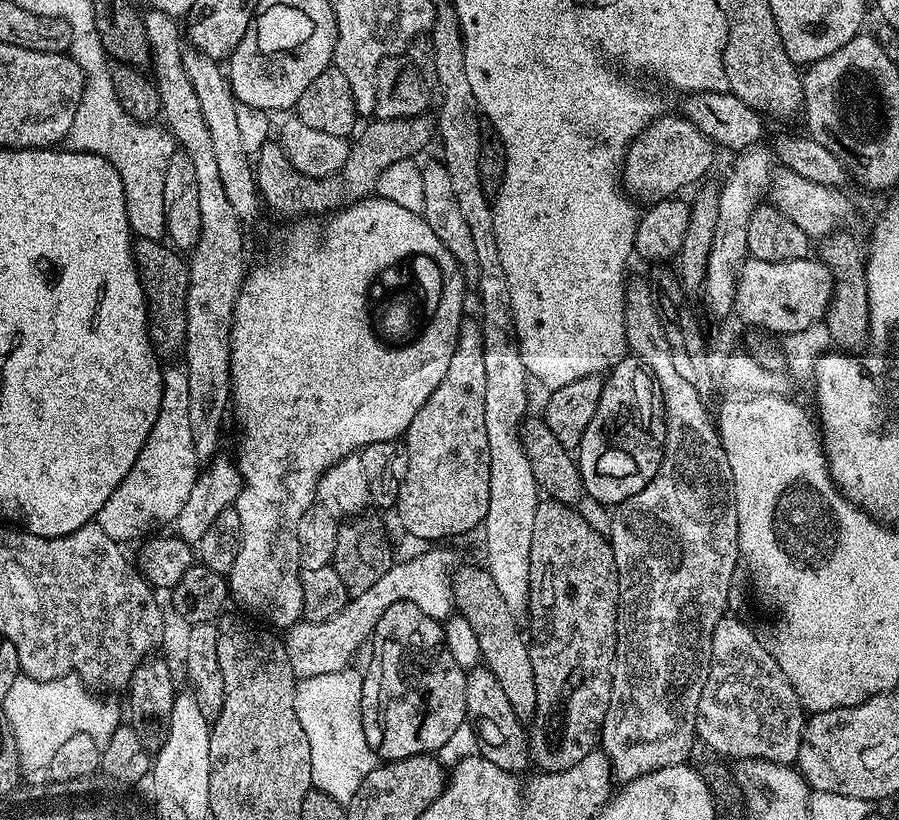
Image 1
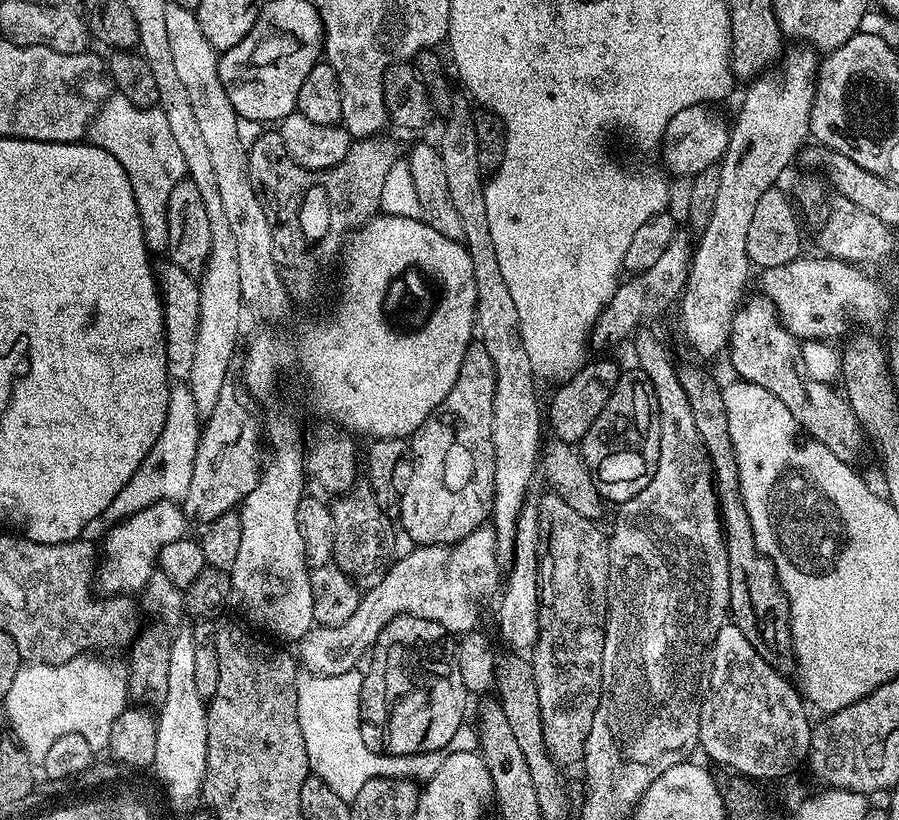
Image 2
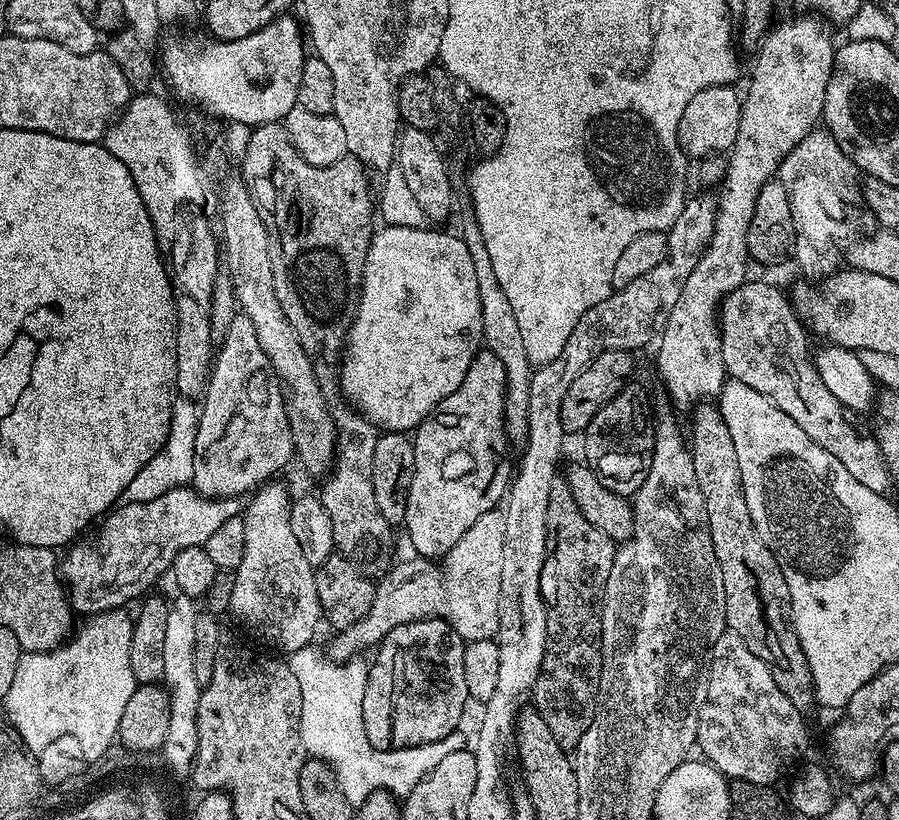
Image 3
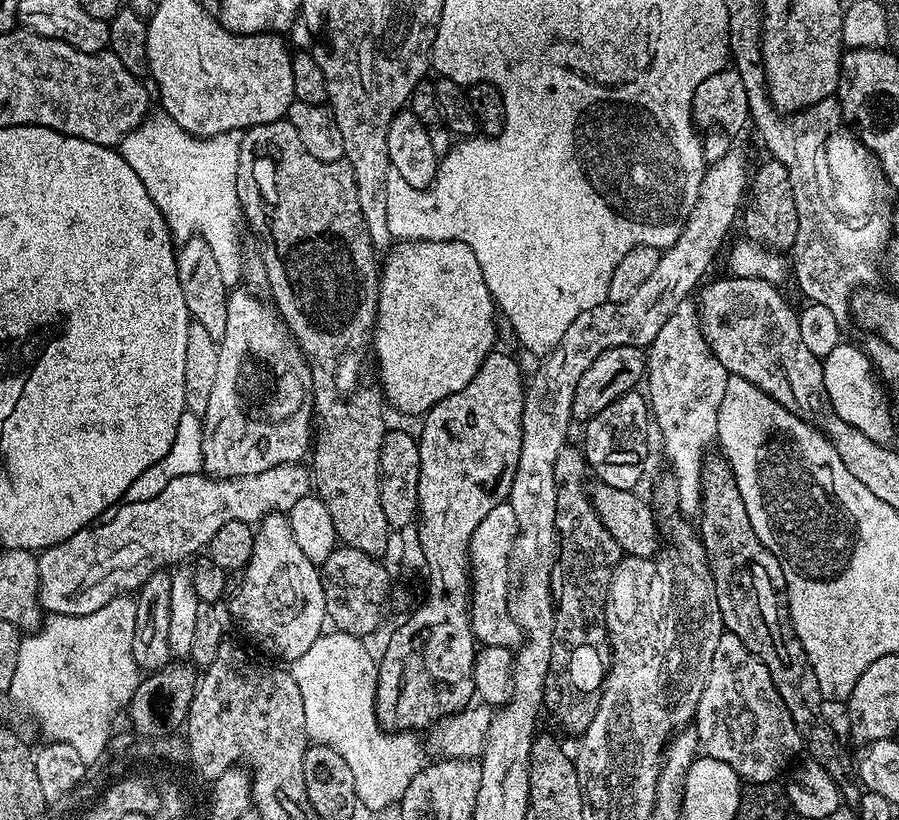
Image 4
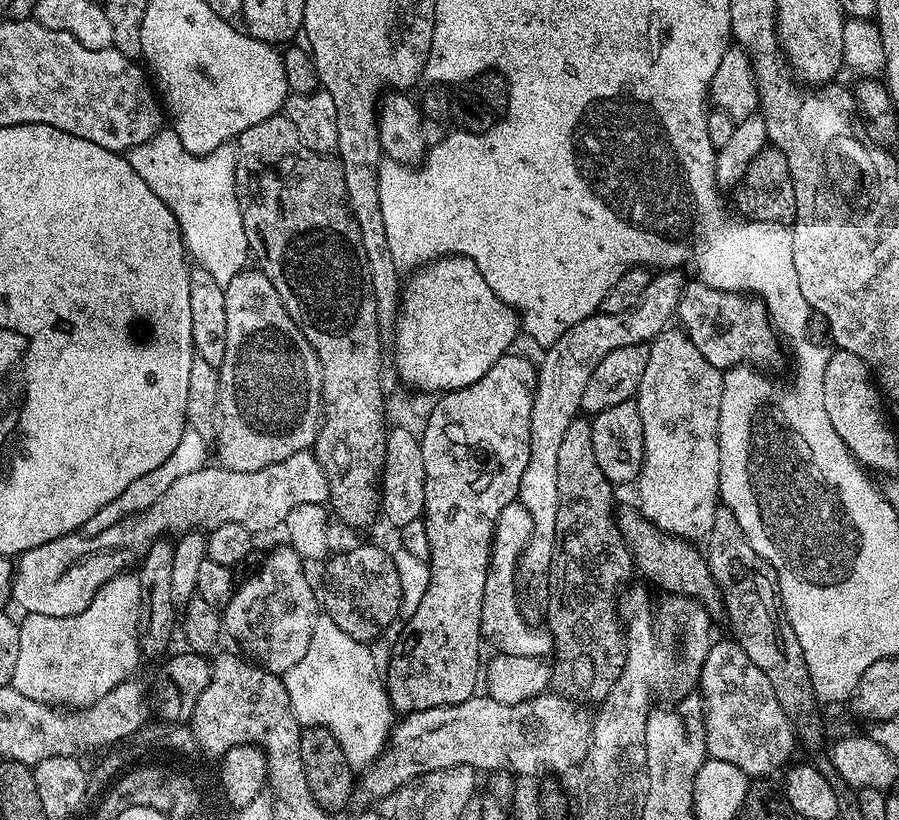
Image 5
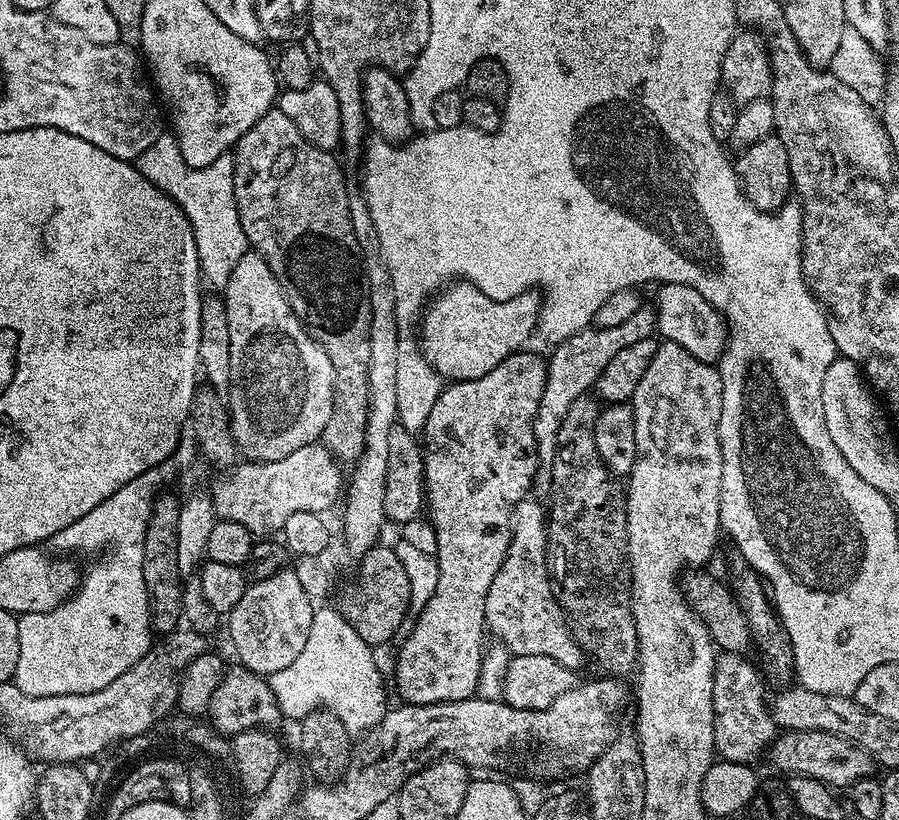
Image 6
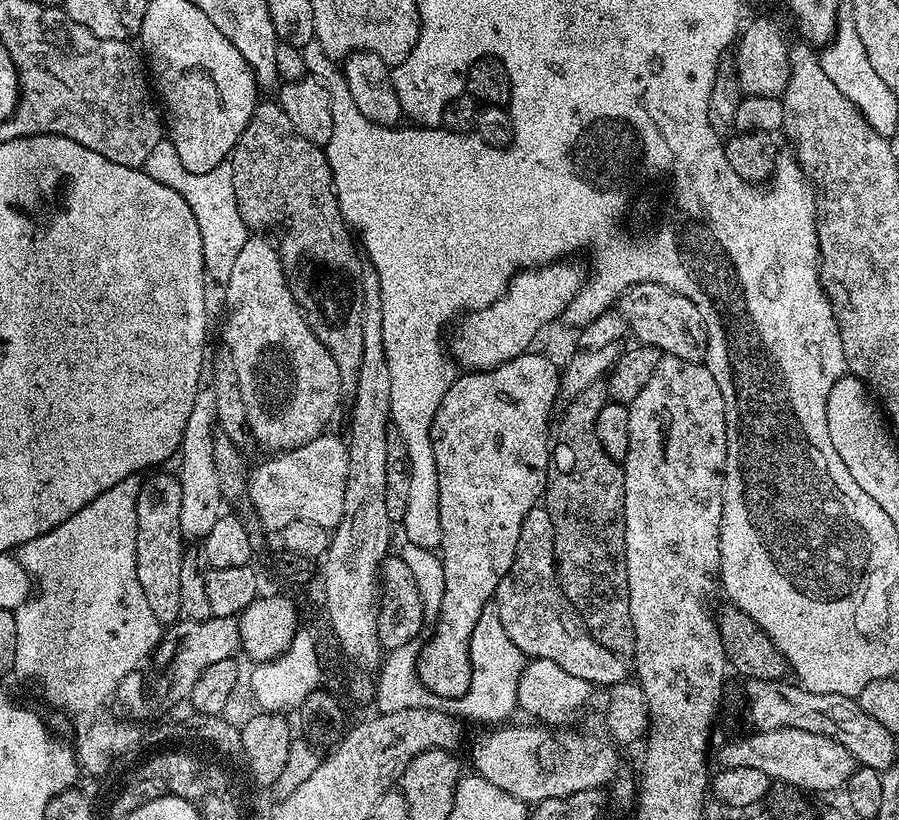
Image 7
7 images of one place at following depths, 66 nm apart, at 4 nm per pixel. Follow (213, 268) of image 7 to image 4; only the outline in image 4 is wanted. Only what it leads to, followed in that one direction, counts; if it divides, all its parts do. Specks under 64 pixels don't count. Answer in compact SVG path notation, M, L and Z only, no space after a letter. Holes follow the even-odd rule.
M154 116L145 119L120 141L120 157L130 162L130 170L138 174L142 186L146 186L146 194L162 210L173 241L183 242L195 236L203 240L210 254L214 254L214 262L218 262L222 282L230 290L235 289L244 274L245 258L245 253L240 252L242 213L236 189L238 154L244 132L223 132L201 138L182 130L169 116Z

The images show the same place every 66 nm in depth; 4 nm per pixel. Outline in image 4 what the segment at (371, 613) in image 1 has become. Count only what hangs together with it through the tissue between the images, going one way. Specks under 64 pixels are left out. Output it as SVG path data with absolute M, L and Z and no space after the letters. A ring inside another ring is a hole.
M505 502L494 506L486 518L474 530L468 543L468 567L470 569L470 615L472 634L483 647L502 646L515 649L522 637L518 626L510 618L506 606L508 597L508 555L514 546L514 538L520 529L518 518L514 518L511 504Z

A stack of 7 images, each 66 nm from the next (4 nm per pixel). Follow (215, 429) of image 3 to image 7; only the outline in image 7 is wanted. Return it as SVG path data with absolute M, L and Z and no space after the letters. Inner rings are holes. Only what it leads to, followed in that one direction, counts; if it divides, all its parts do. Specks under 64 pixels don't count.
M249 235L246 246L242 246L242 250L238 253L238 259L234 262L228 283L223 285L222 292L224 292L225 302L228 303L228 344L226 344L226 350L231 354L234 370L238 374L238 387L242 394L242 403L246 406L249 437L253 441L257 440L262 447L269 448L269 453L279 454L294 450L298 446L306 446L306 442L310 442L322 435L327 429L324 427L331 422L332 415L335 414L336 407L340 404L342 381L338 370L338 362L334 362L334 358L330 358L330 350L326 350L326 346L322 346L322 342L318 342L314 330L310 330L310 326L306 322L303 310L298 306L298 302L294 302L294 294L290 294L290 286L286 282L286 274L282 270L282 262L280 261L277 245L269 237L268 241L264 236L267 235Z

